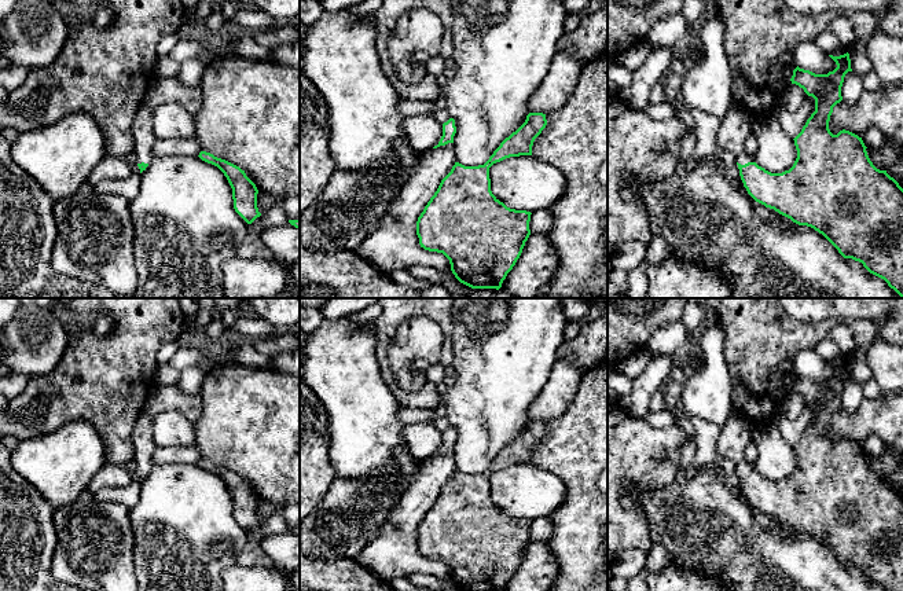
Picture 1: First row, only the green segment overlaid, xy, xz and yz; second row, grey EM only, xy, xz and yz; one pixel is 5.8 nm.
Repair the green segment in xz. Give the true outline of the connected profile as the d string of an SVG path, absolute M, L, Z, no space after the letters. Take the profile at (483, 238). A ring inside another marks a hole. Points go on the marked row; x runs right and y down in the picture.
M529 113L525 122L500 143L484 165L465 166L455 162L418 217L421 247L443 253L455 278L471 289L499 290L531 235L532 213L510 209L492 194L489 168L510 157L532 155L533 142L546 125L546 114Z

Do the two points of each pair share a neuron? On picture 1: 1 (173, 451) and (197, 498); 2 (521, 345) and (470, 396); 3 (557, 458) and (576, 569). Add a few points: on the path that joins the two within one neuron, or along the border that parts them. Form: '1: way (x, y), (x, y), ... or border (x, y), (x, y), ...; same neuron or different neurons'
1: border (197, 463), (154, 465); different neurons
2: way (509, 358), (483, 385); same neuron
3: way (576, 485), (576, 542); same neuron

